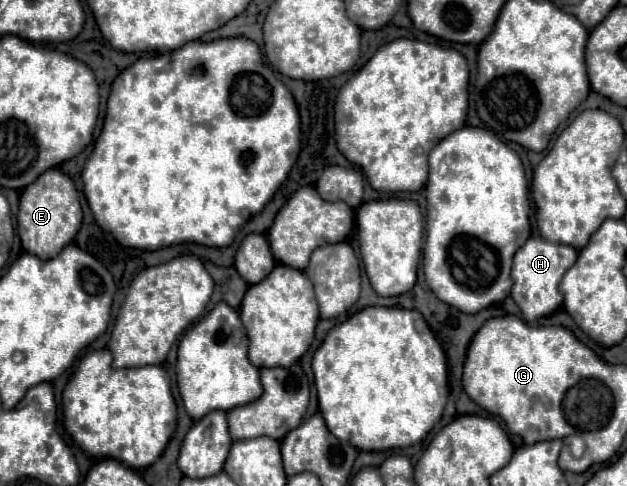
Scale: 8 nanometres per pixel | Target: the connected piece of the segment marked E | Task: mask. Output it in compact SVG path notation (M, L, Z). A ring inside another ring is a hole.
M57 168L43 172L21 194L17 224L19 224L21 244L29 254L35 254L43 260L57 256L67 244L73 242L77 230L81 228L81 220L83 220L83 212L75 184L67 174L63 174Z

